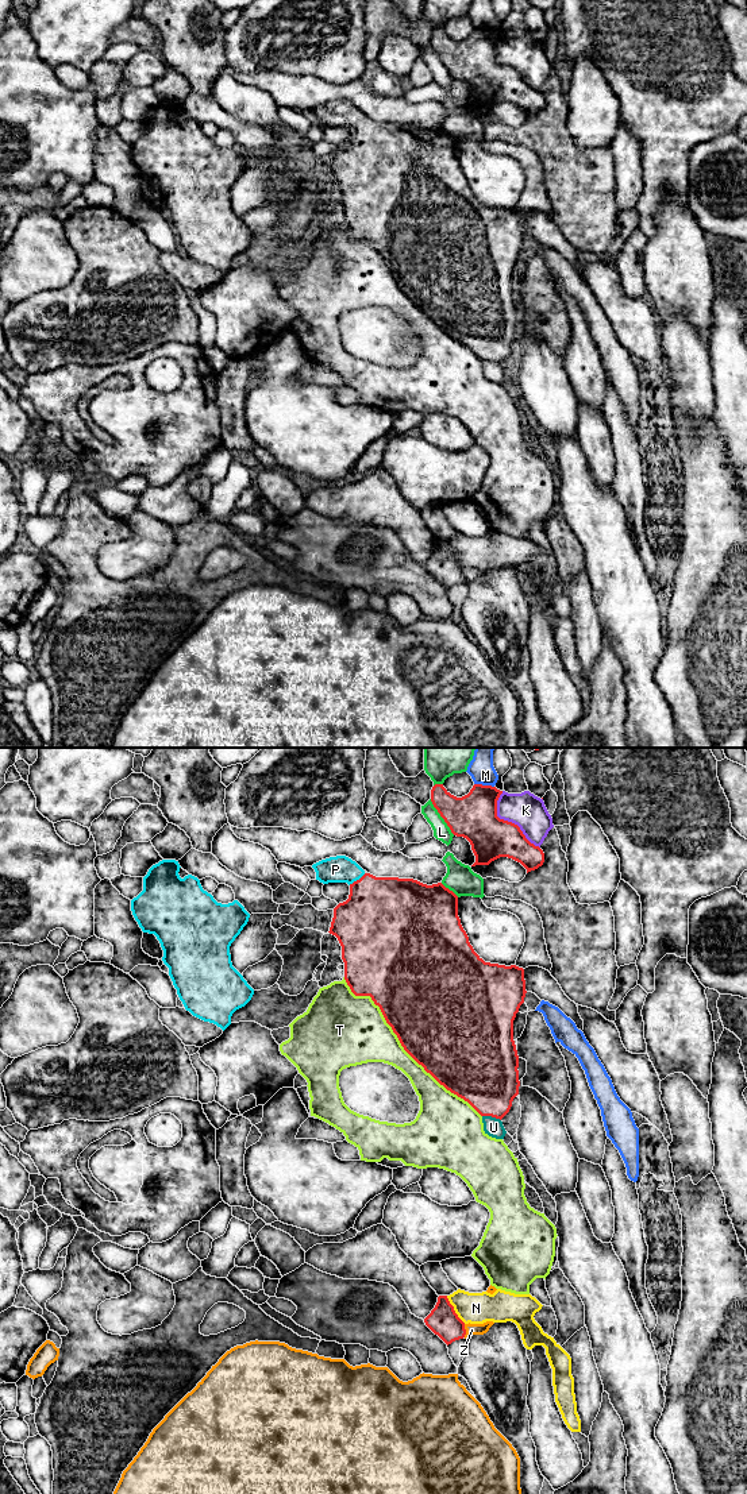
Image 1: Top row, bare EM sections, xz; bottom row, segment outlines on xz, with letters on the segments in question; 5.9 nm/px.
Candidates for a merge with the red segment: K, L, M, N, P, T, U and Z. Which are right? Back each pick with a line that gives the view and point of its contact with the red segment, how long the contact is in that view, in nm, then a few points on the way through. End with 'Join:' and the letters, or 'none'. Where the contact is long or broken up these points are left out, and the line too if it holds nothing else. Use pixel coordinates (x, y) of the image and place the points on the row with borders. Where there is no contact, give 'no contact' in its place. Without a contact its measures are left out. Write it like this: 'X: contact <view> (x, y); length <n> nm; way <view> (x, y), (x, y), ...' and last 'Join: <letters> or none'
P: contact xz (357, 880); length 120 nm; way xz (381, 914), (357, 880), (347, 871), (335, 869)
Join: P

